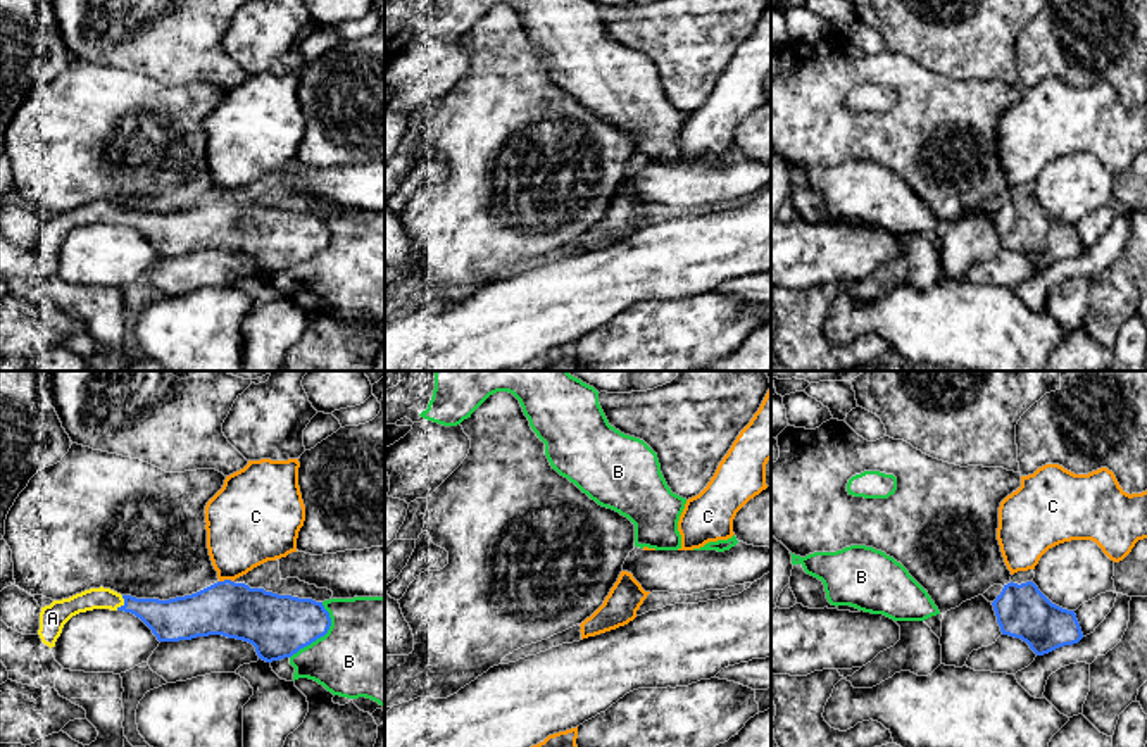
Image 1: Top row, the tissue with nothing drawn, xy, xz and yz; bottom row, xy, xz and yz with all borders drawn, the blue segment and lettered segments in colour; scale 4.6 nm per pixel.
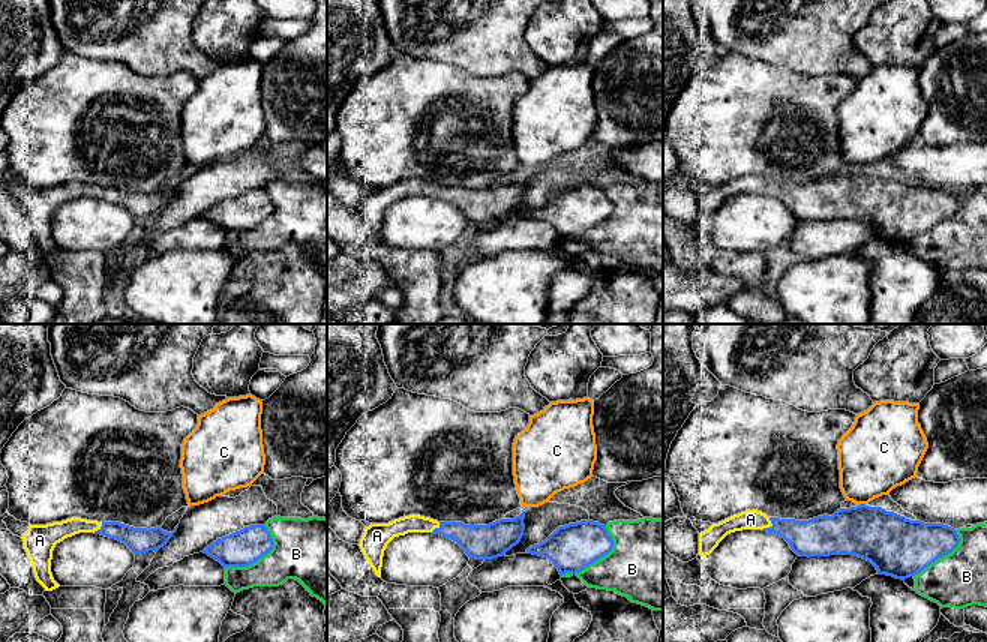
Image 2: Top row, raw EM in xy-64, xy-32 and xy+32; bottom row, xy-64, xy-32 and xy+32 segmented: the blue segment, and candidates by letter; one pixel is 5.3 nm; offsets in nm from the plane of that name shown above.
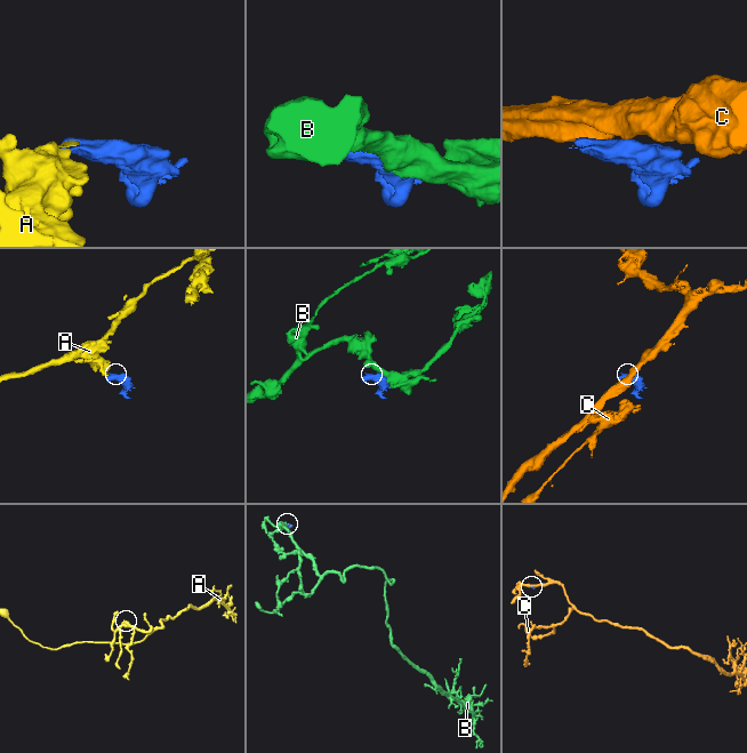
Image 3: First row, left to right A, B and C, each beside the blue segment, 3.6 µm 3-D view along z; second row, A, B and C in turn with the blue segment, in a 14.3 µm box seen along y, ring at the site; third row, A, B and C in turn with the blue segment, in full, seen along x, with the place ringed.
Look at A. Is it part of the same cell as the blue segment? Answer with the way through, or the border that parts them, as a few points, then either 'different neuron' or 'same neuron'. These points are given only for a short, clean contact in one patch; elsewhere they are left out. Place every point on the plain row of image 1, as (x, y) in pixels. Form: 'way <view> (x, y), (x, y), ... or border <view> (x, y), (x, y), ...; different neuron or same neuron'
way xy (173, 233), (125, 216), (100, 211); same neuron

